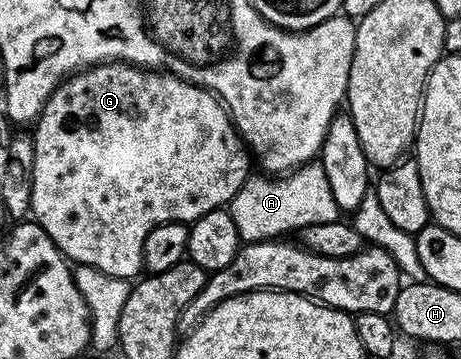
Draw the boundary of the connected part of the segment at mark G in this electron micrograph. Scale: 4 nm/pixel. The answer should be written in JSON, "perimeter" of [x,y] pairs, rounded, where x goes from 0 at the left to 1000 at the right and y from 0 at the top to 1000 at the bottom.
{"perimeter":[[[217,175],[187,209],[163,209],[119,251],[119,262],[93,290],[93,306],[74,340],[72,390],[76,398],[76,451],[67,479],[67,579],[65,591],[80,607],[80,624],[102,646],[102,657],[134,702],[139,716],[174,738],[197,738],[236,769],[265,777],[293,777],[310,749],[310,669],[343,627],[364,621],[419,621],[430,604],[479,582],[514,543],[525,521],[529,485],[508,482],[492,471],[486,482],[414,482],[438,426],[458,415],[458,448],[475,460],[492,437],[492,382],[510,382],[514,362],[497,323],[495,306],[473,279],[458,276],[449,304],[440,295],[443,251],[430,237],[416,237],[377,203],[360,198],[321,198],[317,189],[282,175]]]}

